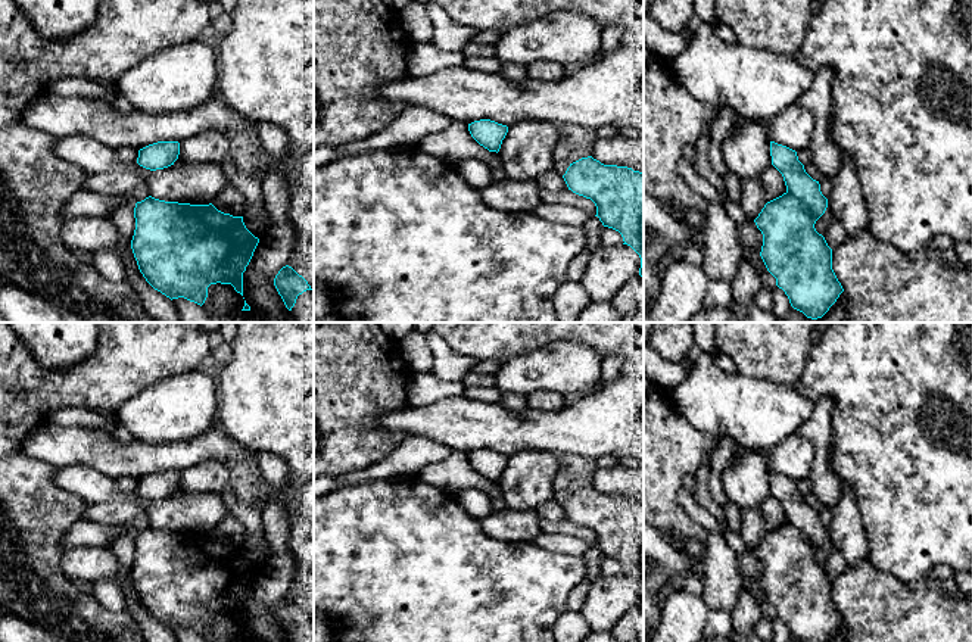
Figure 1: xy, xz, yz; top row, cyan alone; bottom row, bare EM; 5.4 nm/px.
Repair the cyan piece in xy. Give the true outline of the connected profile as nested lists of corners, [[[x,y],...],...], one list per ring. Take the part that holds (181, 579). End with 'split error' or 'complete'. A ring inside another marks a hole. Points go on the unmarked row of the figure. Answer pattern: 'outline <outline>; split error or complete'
outline [[[152,526],[135,533],[134,537],[135,560],[131,570],[131,579],[138,599],[146,611],[166,627],[184,627],[197,635],[203,635],[211,614],[231,614],[243,626],[243,602],[249,595],[253,582],[259,573],[244,555],[243,546],[233,546],[218,540],[212,533],[190,535],[178,532],[165,532]]]; complete

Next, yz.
outline [[[770,471],[770,486],[772,495],[783,507],[786,521],[767,532],[754,549],[763,564],[760,586],[794,639],[800,642],[828,642],[844,621],[832,599],[832,579],[814,558],[816,551],[828,537],[828,529],[822,524],[819,511],[806,502],[795,480]]]; complete

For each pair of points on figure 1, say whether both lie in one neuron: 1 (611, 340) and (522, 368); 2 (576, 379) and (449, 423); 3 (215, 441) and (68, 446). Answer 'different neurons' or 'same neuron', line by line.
1: different neurons
2: different neurons
3: same neuron

